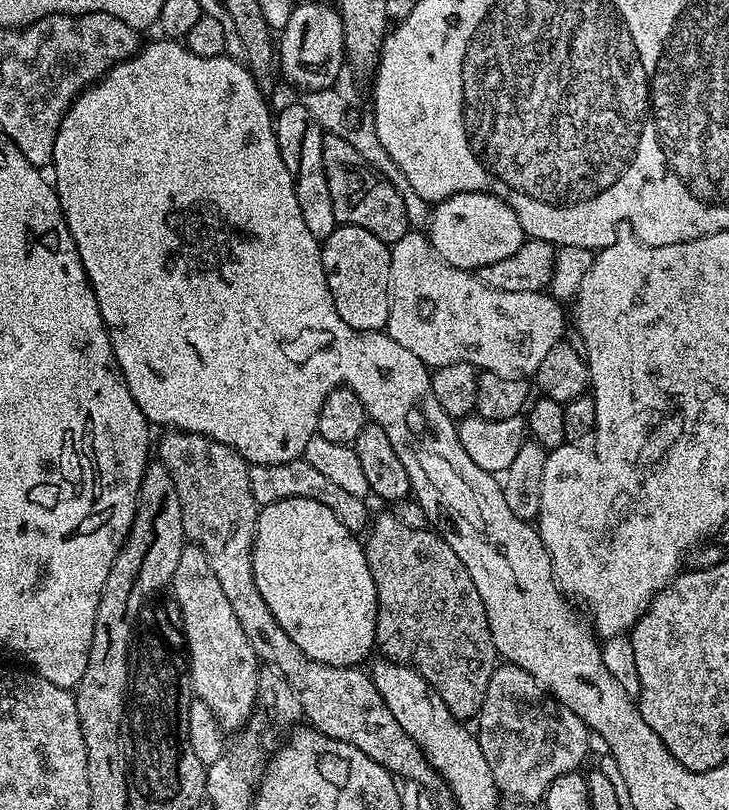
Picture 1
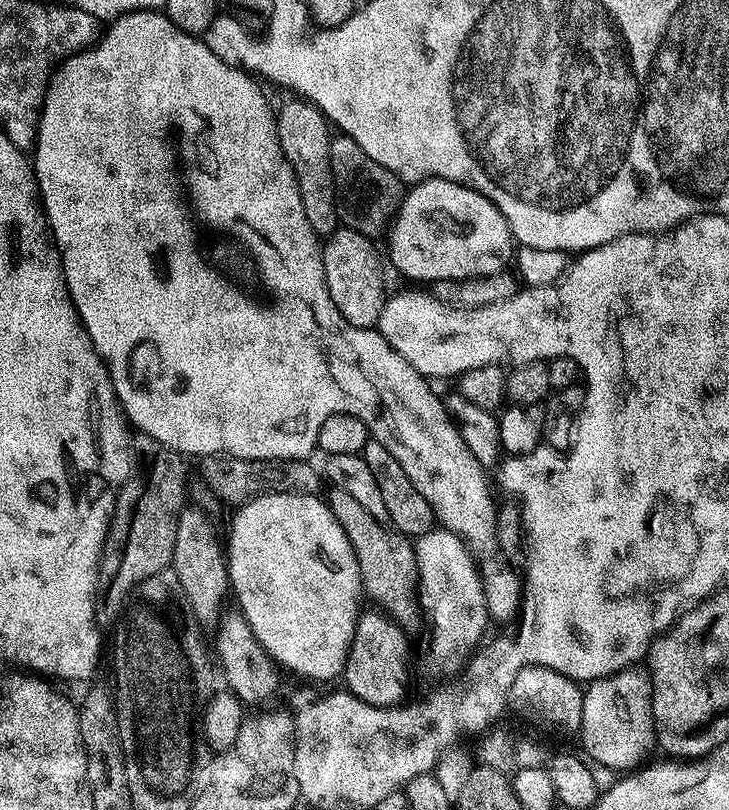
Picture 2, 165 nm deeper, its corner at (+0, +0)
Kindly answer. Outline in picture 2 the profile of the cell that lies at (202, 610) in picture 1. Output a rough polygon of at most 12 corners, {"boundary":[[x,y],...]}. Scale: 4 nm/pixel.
{"boundary":[[185,506],[170,565],[197,618],[230,592],[216,524]]}

